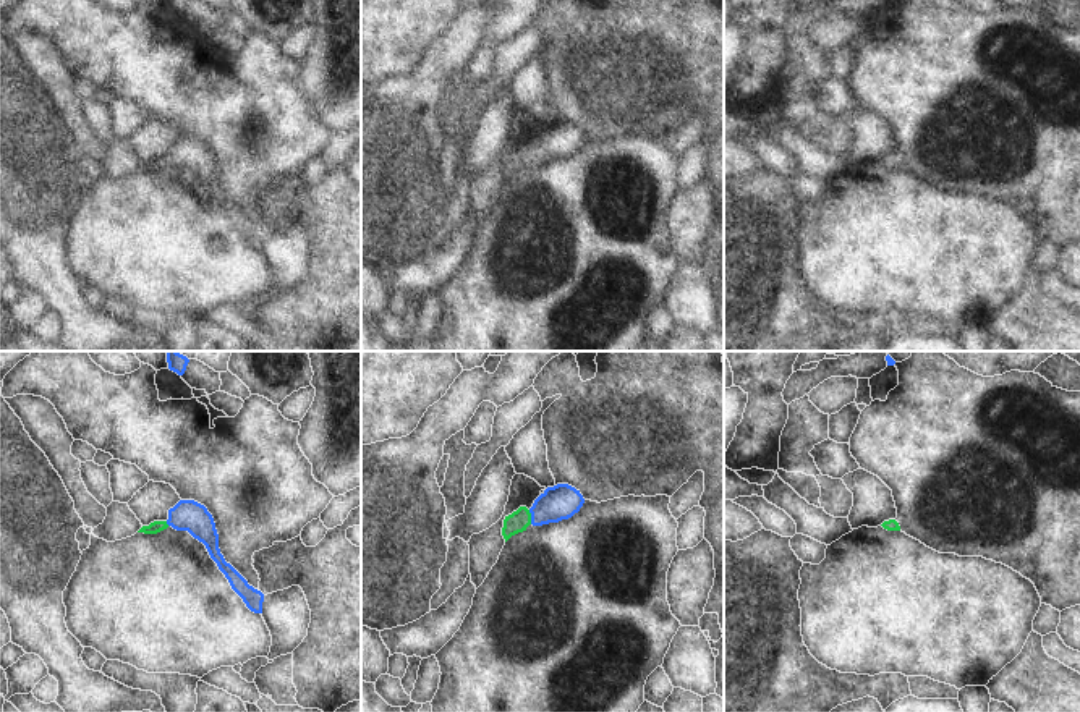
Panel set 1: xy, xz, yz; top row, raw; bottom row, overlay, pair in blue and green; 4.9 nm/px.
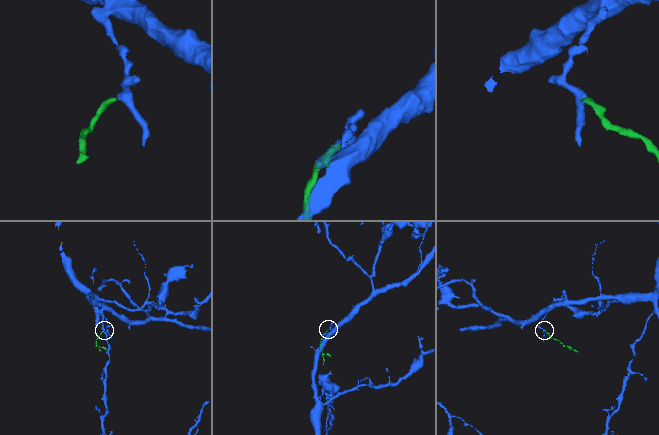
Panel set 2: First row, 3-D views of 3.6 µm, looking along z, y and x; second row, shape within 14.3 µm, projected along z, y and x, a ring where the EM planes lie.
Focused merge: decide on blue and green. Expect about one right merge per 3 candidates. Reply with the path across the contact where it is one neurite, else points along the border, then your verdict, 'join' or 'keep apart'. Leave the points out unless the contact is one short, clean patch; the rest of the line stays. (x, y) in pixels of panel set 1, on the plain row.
way xz (561, 139), (531, 154), (520, 157); join

